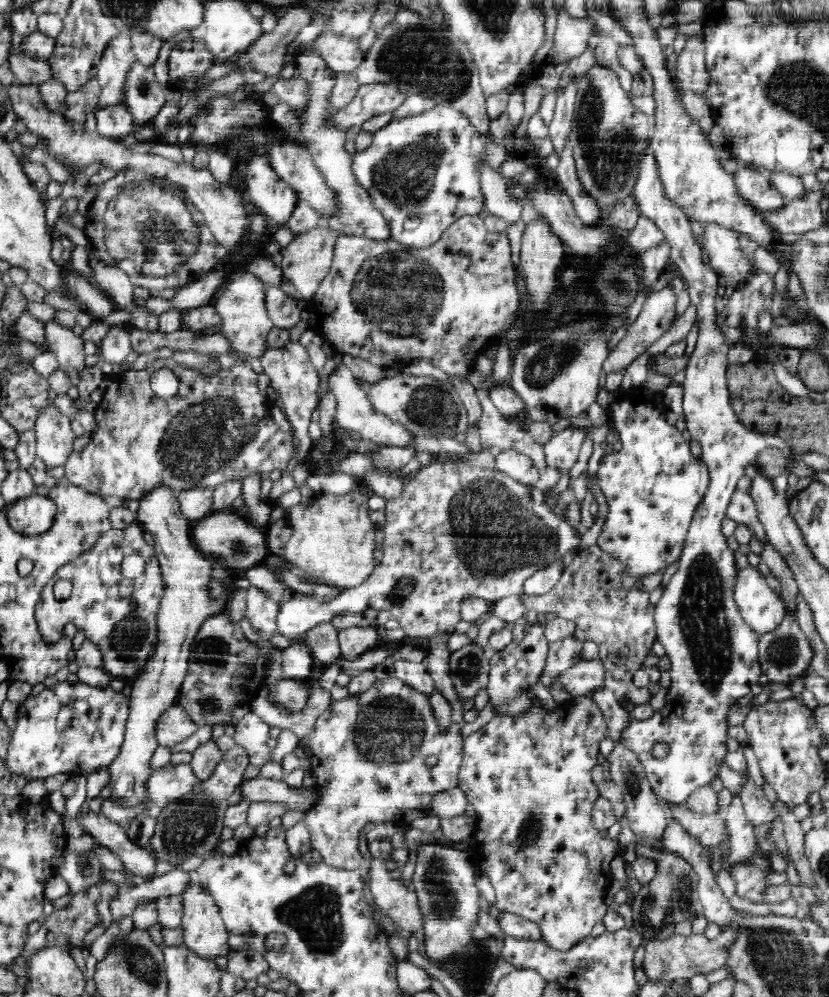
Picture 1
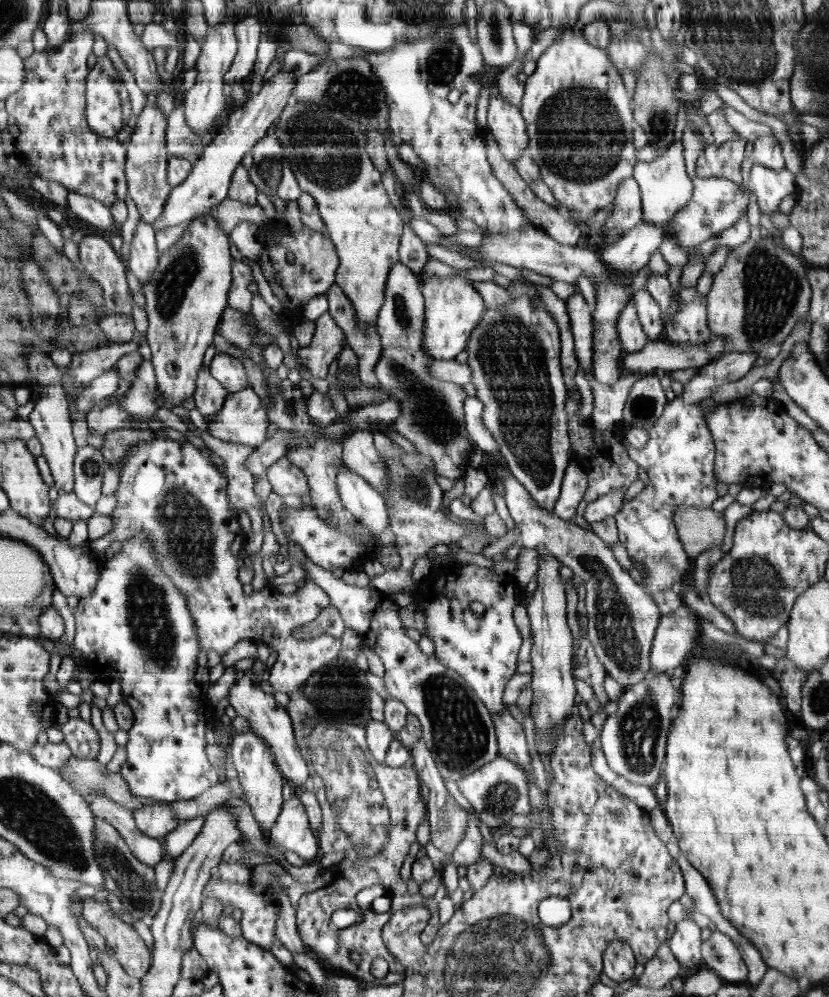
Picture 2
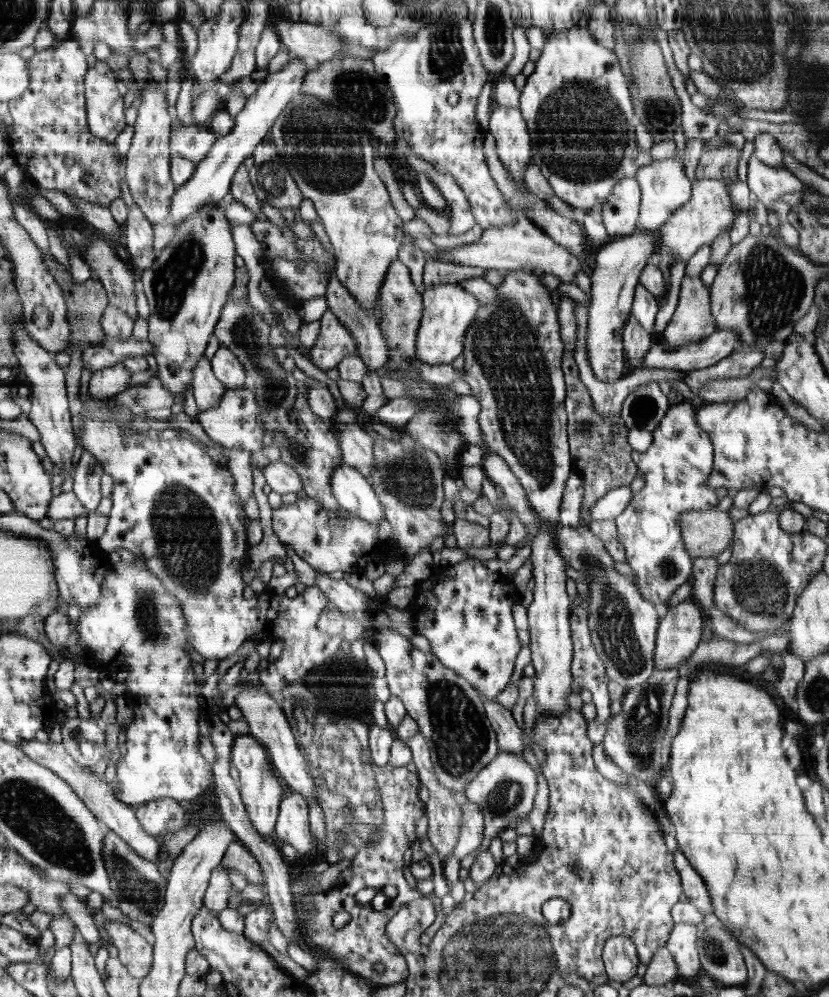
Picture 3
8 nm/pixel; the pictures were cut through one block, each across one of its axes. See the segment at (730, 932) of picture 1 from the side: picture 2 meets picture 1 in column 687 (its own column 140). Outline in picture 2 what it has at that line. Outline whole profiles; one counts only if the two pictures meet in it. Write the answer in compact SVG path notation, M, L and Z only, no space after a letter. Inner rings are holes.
M93 897L82 902L82 917L104 937L106 946L110 946L114 950L114 956L118 959L124 970L130 975L141 979L150 968L150 948L146 946L146 942L136 934L136 930L130 924L124 924L122 920L114 918L102 903L96 902Z

